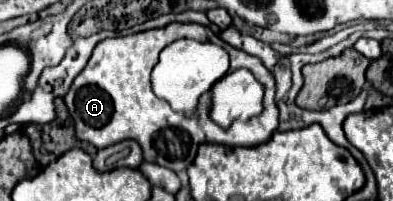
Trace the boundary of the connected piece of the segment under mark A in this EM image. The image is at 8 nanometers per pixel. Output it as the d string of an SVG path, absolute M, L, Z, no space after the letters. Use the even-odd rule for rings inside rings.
M168 24L164 28L146 30L130 36L116 36L102 40L86 68L74 78L68 94L64 96L68 112L74 120L76 138L94 144L96 148L106 148L122 140L136 140L144 150L146 162L156 162L174 172L186 170L196 158L198 144L216 142L226 146L256 146L266 142L278 128L278 108L274 102L274 76L264 68L264 64L248 56L242 50L234 50L224 44L210 28L200 24ZM180 38L194 38L198 42L214 42L230 54L230 72L246 68L264 86L264 110L246 122L232 122L230 128L220 128L216 122L208 120L206 114L200 120L192 120L180 112L174 112L168 102L156 98L150 86L150 72L158 64L158 54Z

